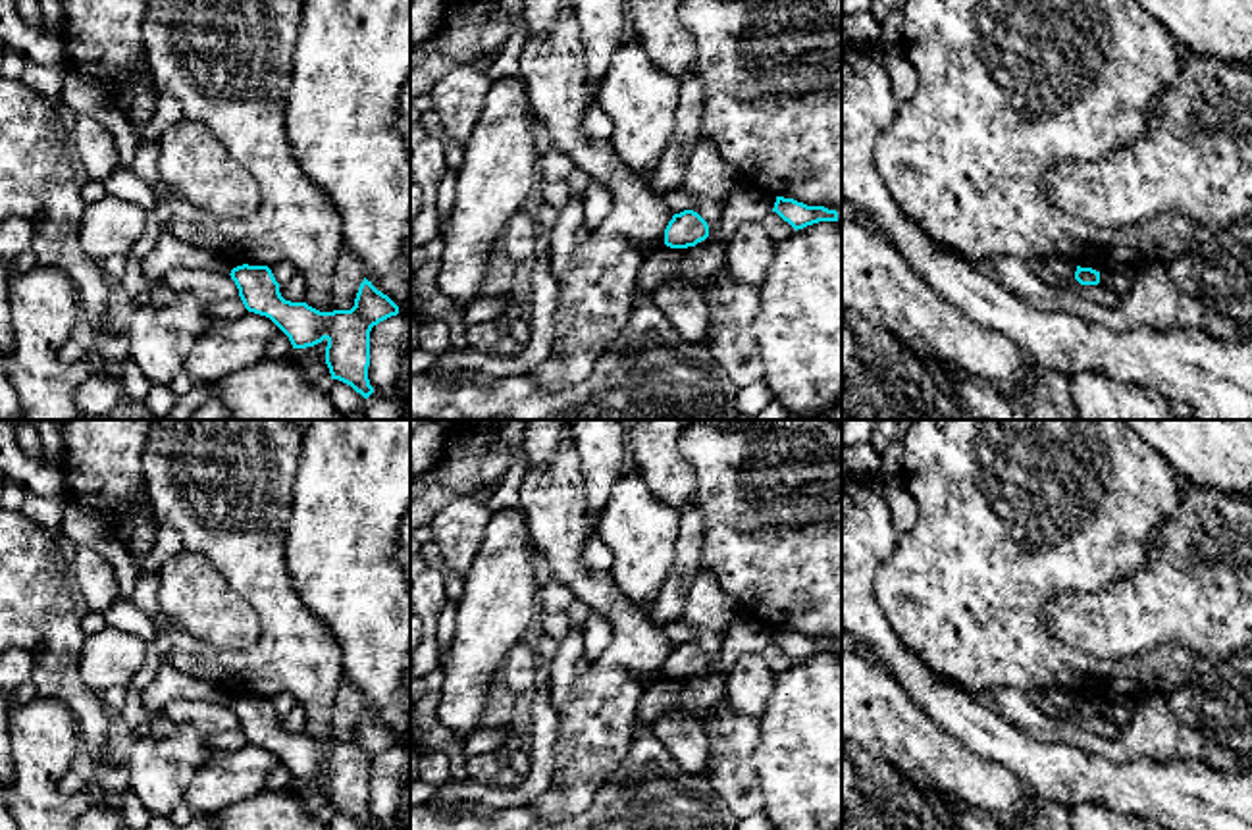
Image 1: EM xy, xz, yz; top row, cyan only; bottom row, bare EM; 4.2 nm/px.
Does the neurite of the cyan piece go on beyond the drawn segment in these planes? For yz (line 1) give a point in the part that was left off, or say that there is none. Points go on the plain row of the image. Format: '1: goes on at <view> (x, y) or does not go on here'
1: does not go on here

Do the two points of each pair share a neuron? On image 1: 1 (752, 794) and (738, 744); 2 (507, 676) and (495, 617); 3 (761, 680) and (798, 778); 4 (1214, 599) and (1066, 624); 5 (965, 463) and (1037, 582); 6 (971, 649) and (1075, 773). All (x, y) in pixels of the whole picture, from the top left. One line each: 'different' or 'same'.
1: same
2: different
3: different
4: same
5: same
6: different

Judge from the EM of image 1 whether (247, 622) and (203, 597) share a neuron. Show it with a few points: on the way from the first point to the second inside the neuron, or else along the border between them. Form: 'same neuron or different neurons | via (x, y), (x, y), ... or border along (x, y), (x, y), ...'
same neuron | via (235, 622), (228, 622), (214, 609)

